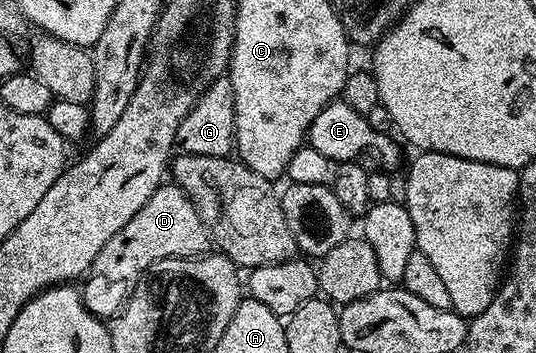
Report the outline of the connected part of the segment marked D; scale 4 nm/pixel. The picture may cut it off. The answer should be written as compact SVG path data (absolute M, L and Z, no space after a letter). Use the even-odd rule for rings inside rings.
M164 183L149 203L145 203L145 207L141 207L141 211L137 211L137 215L105 243L105 247L101 247L97 259L93 259L85 277L87 286L81 289L85 307L95 317L114 319L127 306L131 293L153 262L170 257L198 257L206 254L208 249L207 229L193 203L178 185Z

